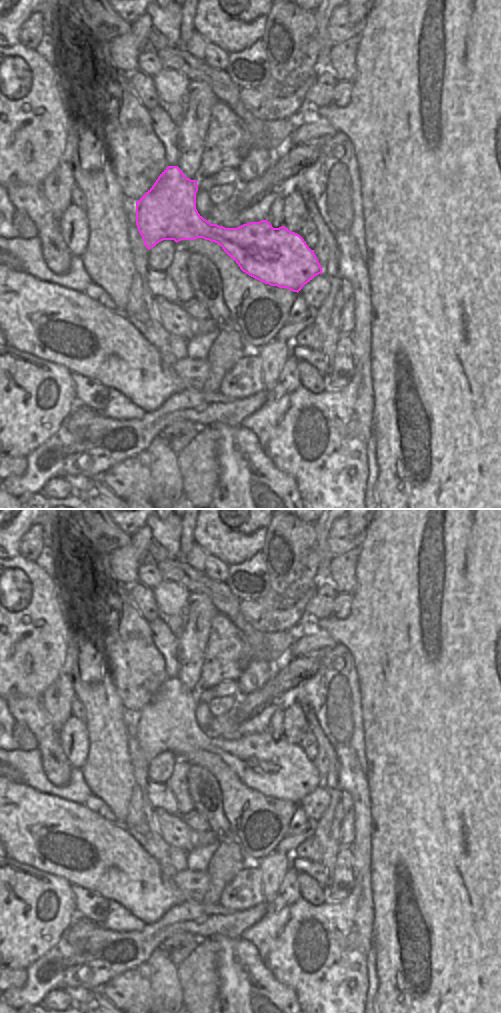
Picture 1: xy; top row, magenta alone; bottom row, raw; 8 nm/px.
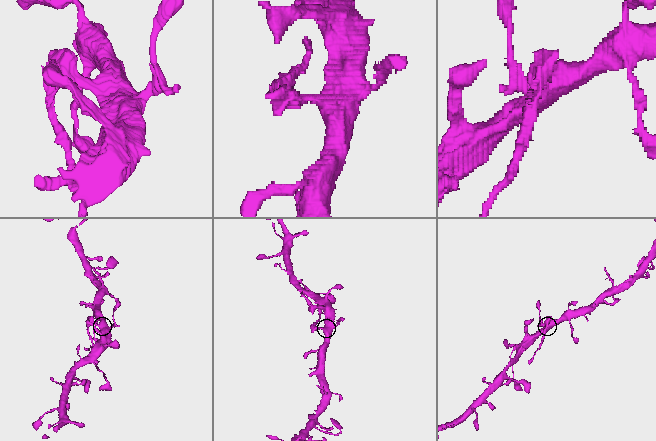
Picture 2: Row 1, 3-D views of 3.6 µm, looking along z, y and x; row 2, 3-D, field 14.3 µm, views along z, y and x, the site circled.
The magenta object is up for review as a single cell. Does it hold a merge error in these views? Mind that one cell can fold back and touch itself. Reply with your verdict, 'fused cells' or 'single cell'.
fused cells

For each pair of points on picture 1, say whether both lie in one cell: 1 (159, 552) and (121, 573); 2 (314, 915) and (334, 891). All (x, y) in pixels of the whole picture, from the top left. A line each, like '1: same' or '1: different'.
1: different
2: different

